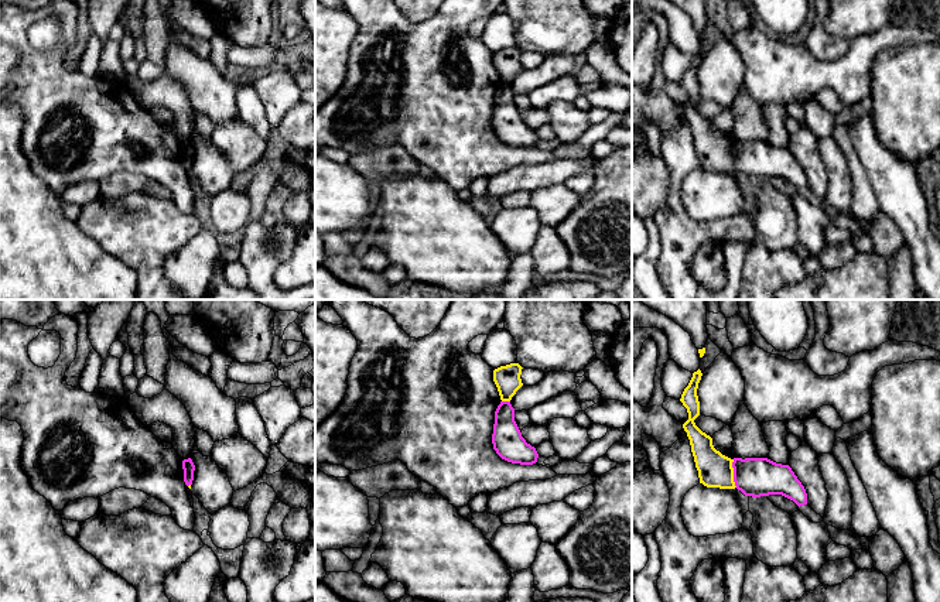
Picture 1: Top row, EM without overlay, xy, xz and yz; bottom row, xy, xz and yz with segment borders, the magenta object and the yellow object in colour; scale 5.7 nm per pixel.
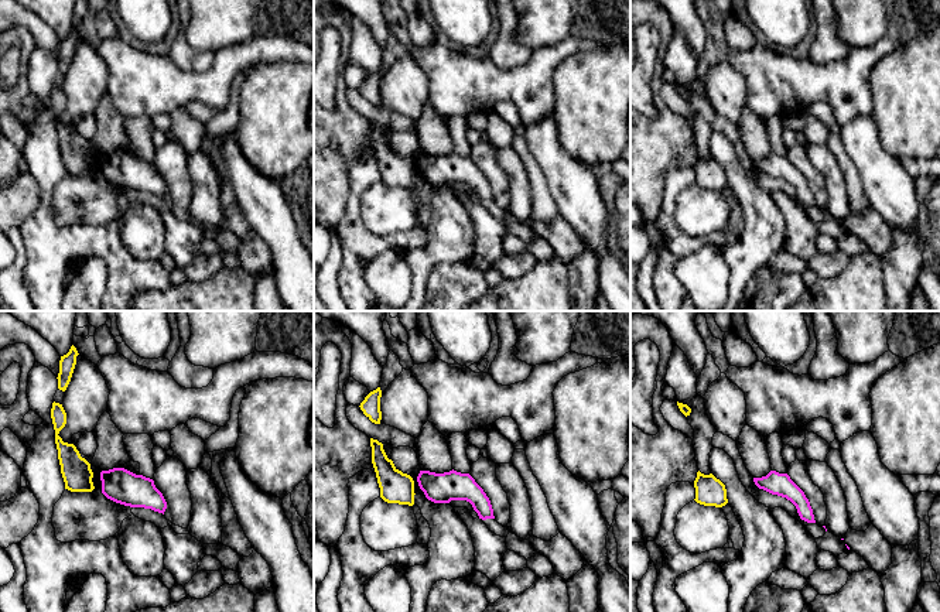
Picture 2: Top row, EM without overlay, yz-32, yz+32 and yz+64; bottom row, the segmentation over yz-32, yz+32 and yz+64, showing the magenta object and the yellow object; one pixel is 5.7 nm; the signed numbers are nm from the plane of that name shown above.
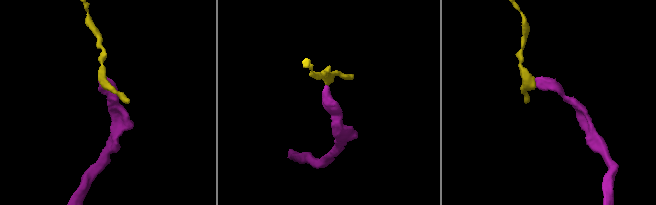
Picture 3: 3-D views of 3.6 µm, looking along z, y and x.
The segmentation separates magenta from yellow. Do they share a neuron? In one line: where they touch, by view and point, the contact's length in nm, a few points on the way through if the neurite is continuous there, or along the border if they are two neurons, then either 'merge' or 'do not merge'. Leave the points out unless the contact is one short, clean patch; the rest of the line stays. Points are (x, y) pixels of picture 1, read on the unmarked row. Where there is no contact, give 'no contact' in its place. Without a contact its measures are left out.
contact yz (734, 157); length 160 nm; border yz (732, 143), (732, 164), (737, 170); do not merge

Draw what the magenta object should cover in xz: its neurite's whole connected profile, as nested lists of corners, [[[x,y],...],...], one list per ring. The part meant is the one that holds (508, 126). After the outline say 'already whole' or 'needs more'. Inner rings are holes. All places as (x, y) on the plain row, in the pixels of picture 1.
[[[500,85],[495,95],[492,127],[496,137],[507,146],[520,148],[537,146],[539,137],[522,120],[510,85]]]; already whole

